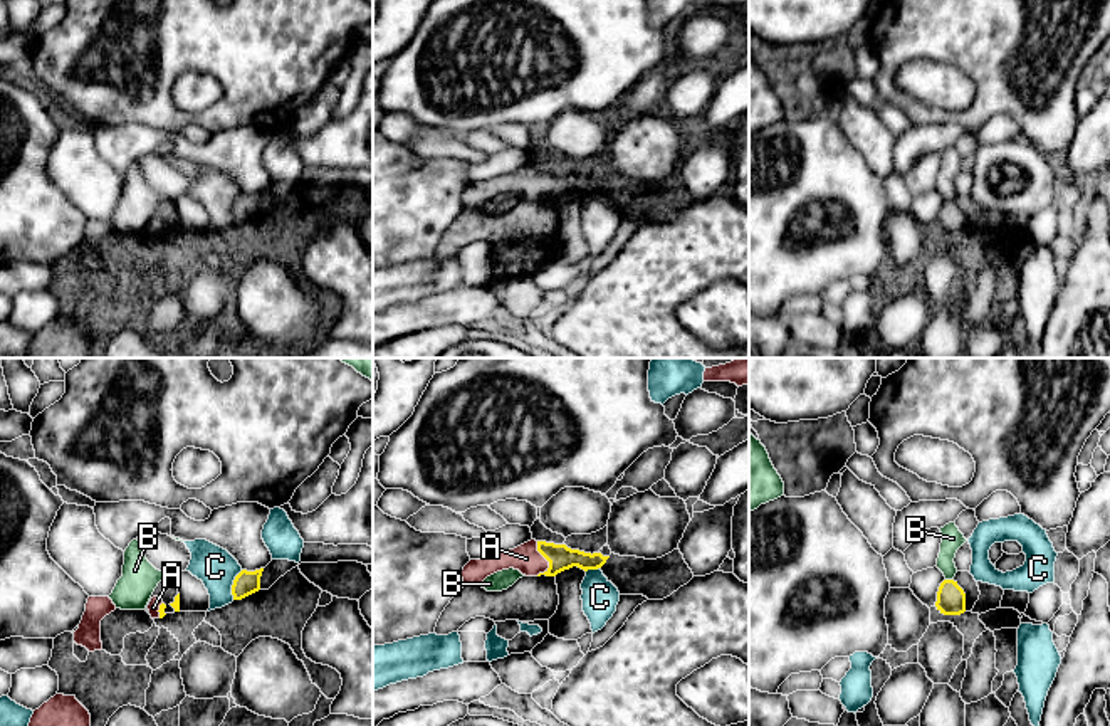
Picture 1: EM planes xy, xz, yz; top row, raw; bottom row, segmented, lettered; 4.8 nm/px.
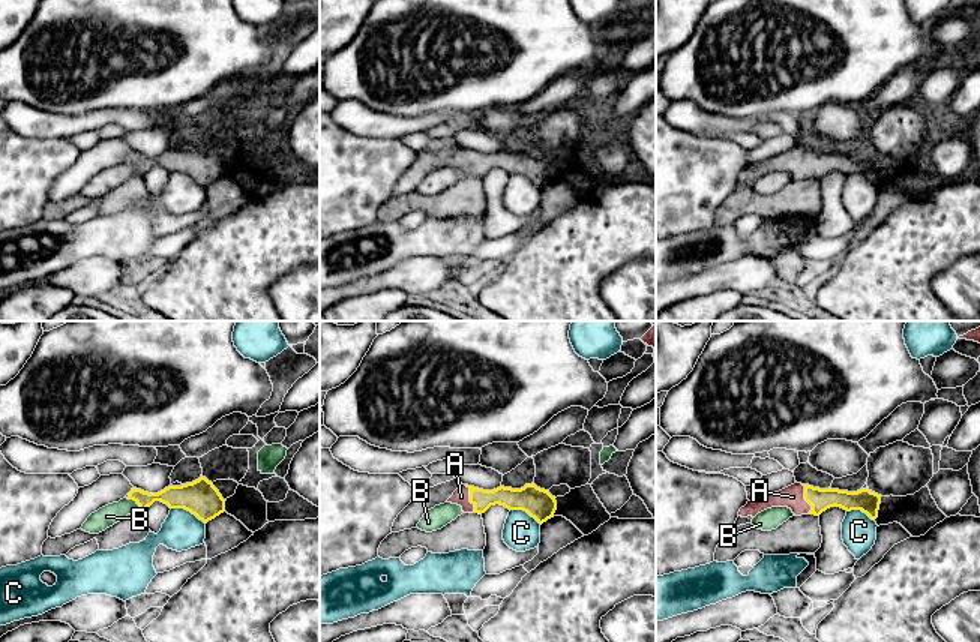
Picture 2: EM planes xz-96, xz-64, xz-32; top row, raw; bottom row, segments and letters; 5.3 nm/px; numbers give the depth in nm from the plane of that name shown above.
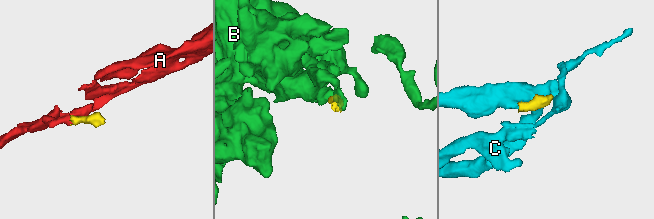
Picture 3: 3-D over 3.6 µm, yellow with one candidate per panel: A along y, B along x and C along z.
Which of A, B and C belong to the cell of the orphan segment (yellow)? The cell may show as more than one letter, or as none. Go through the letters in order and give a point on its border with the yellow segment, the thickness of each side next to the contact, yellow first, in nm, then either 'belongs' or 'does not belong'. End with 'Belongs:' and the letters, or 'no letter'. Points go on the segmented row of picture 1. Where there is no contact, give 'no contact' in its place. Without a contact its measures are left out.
A: xz (546, 558) | 120/140 nm | belongs
B: yz (949, 580) | 140/100 nm | does not belong
C: xy (232, 585) | 120/190 nm | does not belong
Belongs: A

